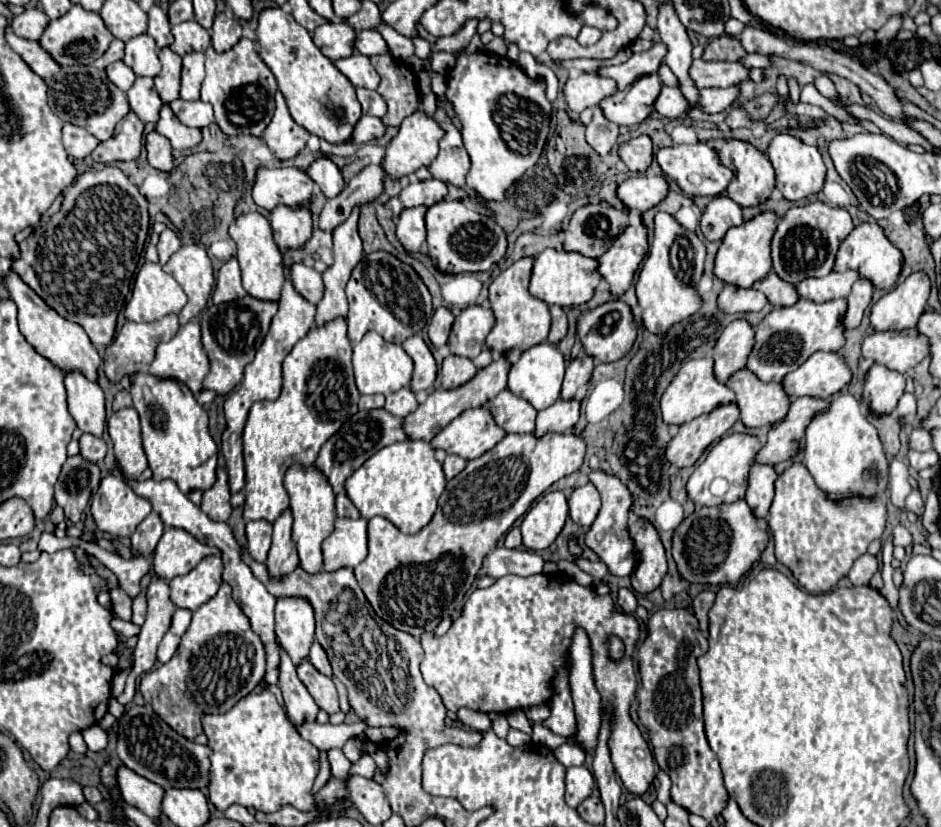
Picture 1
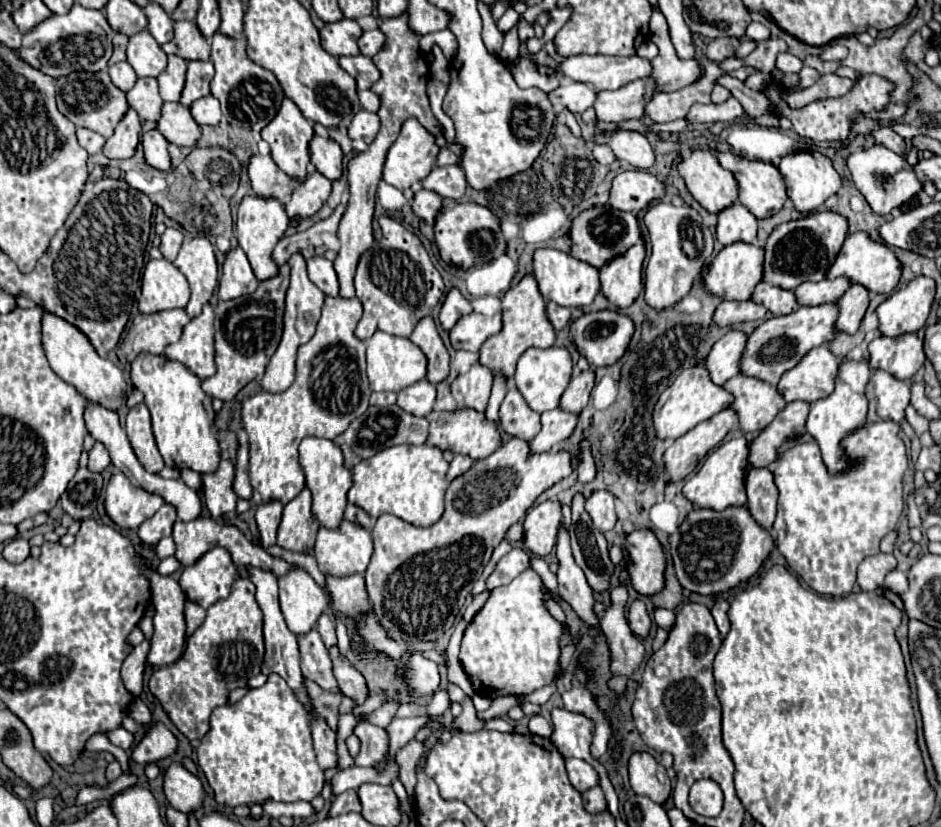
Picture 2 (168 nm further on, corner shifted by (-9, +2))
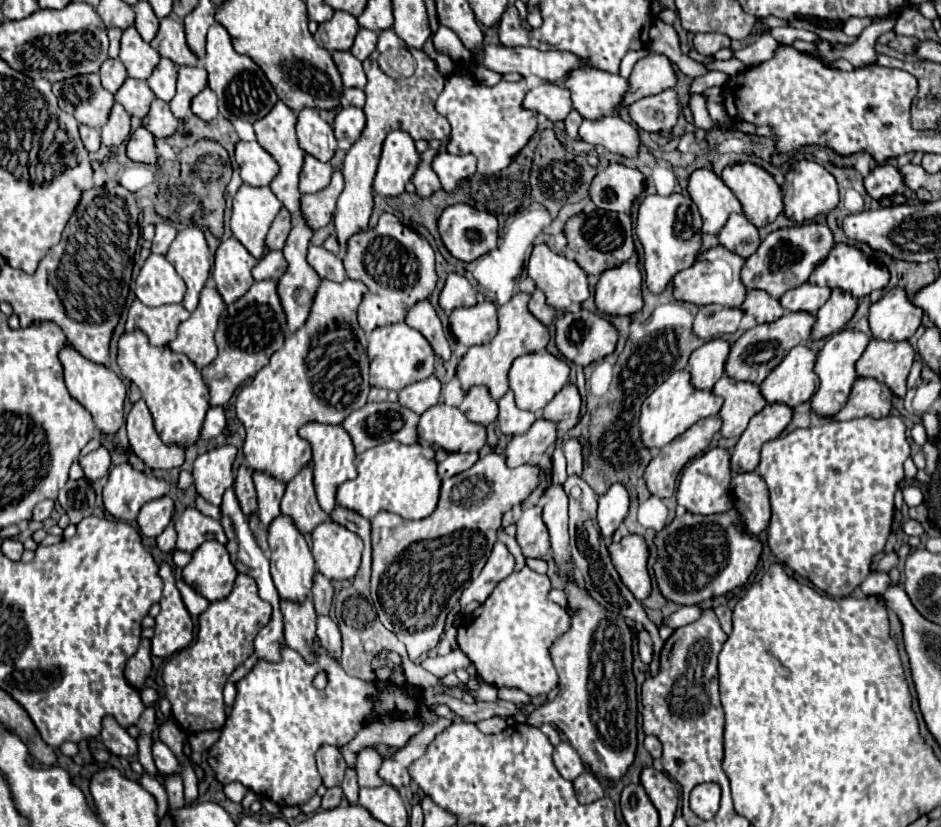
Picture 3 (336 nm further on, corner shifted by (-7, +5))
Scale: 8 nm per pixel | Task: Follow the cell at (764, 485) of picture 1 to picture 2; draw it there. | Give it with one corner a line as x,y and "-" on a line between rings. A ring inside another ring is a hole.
751,468
745,478
747,488
747,508
751,516
763,526
771,528
775,522
775,510
777,510
777,496
779,490
773,482
773,472
769,468

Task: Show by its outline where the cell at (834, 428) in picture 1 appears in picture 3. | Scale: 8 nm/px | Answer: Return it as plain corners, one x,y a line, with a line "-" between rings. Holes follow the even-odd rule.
843,329
843,331
835,333
835,335
831,335
827,339
823,349
817,353
815,369
813,369
817,373
817,377
819,377
819,389
811,399
813,413
829,419
831,415
835,415
835,411
839,411
839,407
843,407
843,403
847,403
847,395
851,393
851,387
853,387
853,383
857,379
855,363
863,355
869,341
871,341
871,337
857,331
857,329

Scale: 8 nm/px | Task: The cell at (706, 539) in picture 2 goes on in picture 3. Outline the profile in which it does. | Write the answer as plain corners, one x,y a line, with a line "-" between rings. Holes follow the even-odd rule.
735,509
723,515
685,513
655,535
657,561
653,565
661,595
677,605
695,605
725,595
743,585
757,567
763,543
745,533

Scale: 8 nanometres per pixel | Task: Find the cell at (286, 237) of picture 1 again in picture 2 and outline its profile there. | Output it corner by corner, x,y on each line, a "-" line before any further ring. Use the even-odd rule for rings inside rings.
319,172
311,174
309,178
305,178
301,186
297,186
291,198
283,204
287,218
305,220
315,216
321,210
321,206
327,202
329,194
331,194
331,182

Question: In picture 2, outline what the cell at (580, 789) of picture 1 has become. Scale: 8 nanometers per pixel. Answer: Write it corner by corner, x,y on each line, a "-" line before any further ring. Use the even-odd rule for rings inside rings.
565,758
565,768
567,768
569,780
571,780
571,784
573,784
573,788
577,792
585,792
585,790
589,790
589,788
599,784
597,770
589,762
585,762
585,760

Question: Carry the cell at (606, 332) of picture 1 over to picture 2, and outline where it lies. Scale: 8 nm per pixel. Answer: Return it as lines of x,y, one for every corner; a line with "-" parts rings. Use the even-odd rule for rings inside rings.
599,310
599,312
589,312
589,314
583,314
581,318
577,318
571,324
569,338
577,346
581,356
585,356
589,360
589,364
611,366
625,354
633,332
635,332
635,324
629,316
615,312
615,310

